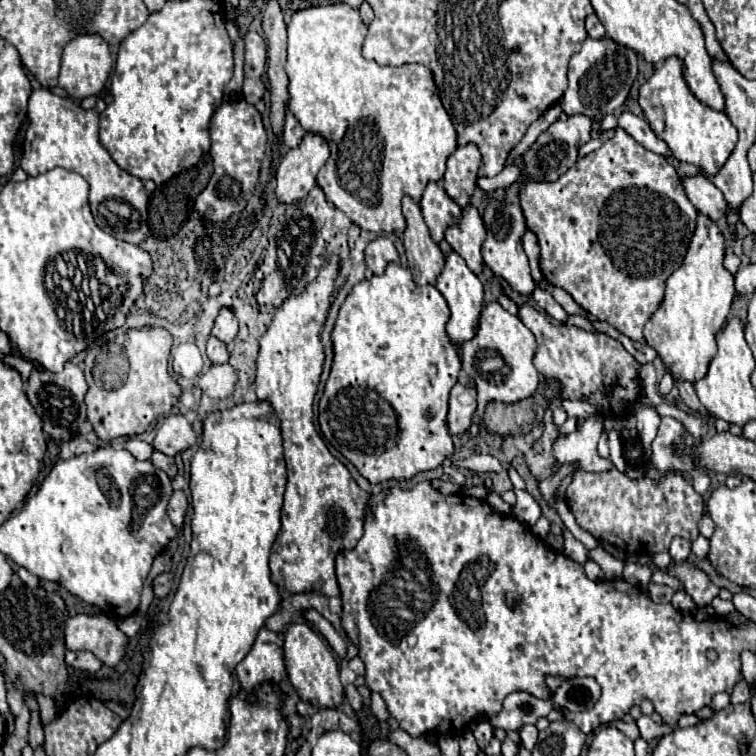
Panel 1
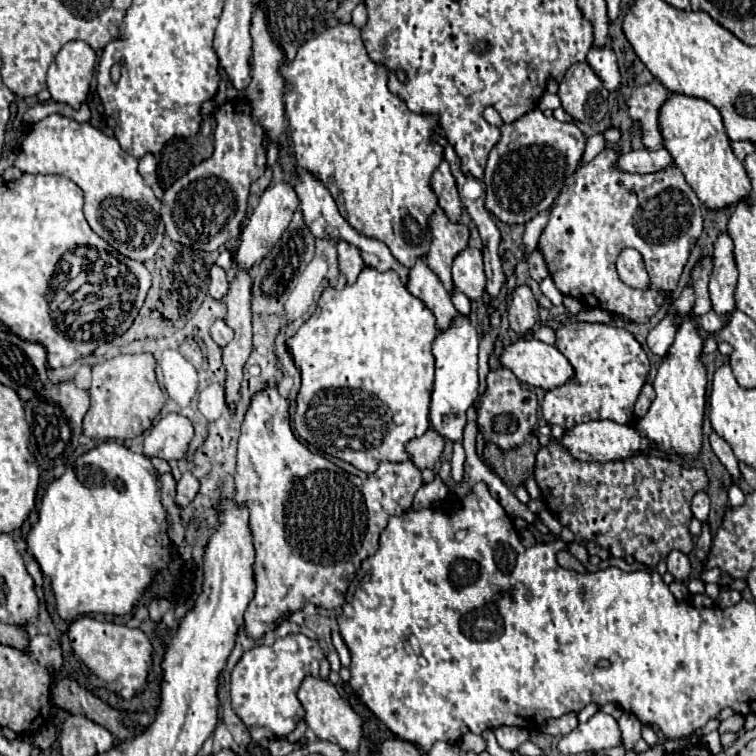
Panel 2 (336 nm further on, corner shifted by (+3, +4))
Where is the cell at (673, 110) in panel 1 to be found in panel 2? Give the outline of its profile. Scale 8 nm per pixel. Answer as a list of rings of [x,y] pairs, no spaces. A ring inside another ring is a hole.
[[[672,92],[660,108],[658,126],[664,138],[664,148],[672,154],[676,168],[710,210],[720,210],[750,196],[752,186],[744,164],[734,156],[722,116],[710,102]]]

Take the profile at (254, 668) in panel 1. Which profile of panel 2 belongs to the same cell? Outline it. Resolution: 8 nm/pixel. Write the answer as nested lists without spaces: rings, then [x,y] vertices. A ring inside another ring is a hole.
[[[288,634],[286,638],[278,638],[272,646],[260,644],[244,652],[232,670],[230,696],[234,712],[246,724],[256,742],[262,738],[274,740],[290,734],[304,718],[296,692],[306,676],[318,674],[318,664],[322,658],[324,654],[320,652],[318,642],[306,638],[304,634]]]

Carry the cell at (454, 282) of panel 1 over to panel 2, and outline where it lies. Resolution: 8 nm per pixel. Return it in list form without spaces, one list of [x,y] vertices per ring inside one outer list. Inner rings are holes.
[[[458,314],[446,330],[440,330],[432,346],[432,354],[436,358],[436,378],[430,404],[430,424],[452,442],[462,440],[466,410],[478,396],[478,344],[478,330],[470,322],[470,316]]]

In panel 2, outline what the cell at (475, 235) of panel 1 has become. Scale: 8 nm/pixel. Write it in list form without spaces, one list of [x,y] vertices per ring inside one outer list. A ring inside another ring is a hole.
[[[464,248],[458,252],[452,264],[452,278],[460,292],[464,292],[470,300],[478,300],[486,286],[482,252],[478,248]]]

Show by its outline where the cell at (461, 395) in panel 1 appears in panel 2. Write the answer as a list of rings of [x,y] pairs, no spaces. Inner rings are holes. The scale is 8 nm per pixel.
[[[430,428],[424,436],[410,440],[406,444],[406,448],[412,454],[412,462],[420,470],[434,468],[434,464],[440,460],[440,454],[444,450],[444,436],[438,434],[434,428]]]

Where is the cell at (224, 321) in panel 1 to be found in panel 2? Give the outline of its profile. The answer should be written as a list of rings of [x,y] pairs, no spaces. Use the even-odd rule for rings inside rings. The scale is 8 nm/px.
[[[216,264],[210,270],[210,296],[218,302],[224,302],[228,294],[228,280],[226,280],[226,272],[222,268],[218,268]]]

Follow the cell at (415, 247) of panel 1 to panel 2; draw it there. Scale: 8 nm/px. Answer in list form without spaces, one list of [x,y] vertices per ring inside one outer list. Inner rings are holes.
[[[416,258],[416,264],[410,268],[406,288],[434,312],[438,328],[444,328],[444,324],[448,324],[452,316],[456,316],[456,308],[448,290],[442,286],[440,278],[428,268],[424,258]]]

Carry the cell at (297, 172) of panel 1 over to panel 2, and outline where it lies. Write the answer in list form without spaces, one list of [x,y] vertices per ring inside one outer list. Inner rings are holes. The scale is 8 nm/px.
[[[278,182],[278,184],[268,186],[264,190],[264,194],[260,196],[260,202],[254,208],[254,212],[252,212],[246,228],[242,230],[242,244],[240,244],[238,252],[236,252],[236,260],[238,260],[240,268],[250,270],[254,266],[254,262],[262,260],[268,254],[268,250],[274,246],[274,242],[282,236],[284,228],[290,224],[292,214],[296,212],[298,206],[300,206],[298,194],[294,192],[294,188],[288,182]],[[264,244],[268,244],[268,246],[264,246]]]

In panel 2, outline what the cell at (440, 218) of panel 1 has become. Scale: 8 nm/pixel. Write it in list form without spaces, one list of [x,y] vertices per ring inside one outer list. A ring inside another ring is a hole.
[[[436,208],[436,212],[428,218],[428,228],[432,234],[432,242],[430,242],[430,252],[426,256],[426,264],[442,280],[446,290],[452,292],[450,266],[452,266],[456,252],[468,246],[470,232],[464,224],[450,222],[442,208]]]

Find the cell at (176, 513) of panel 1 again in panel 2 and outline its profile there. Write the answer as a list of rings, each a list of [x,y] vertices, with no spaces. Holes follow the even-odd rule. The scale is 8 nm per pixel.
[[[184,472],[182,478],[176,484],[176,504],[180,508],[186,508],[194,500],[194,496],[198,492],[198,486],[200,486],[198,480],[190,472]]]

